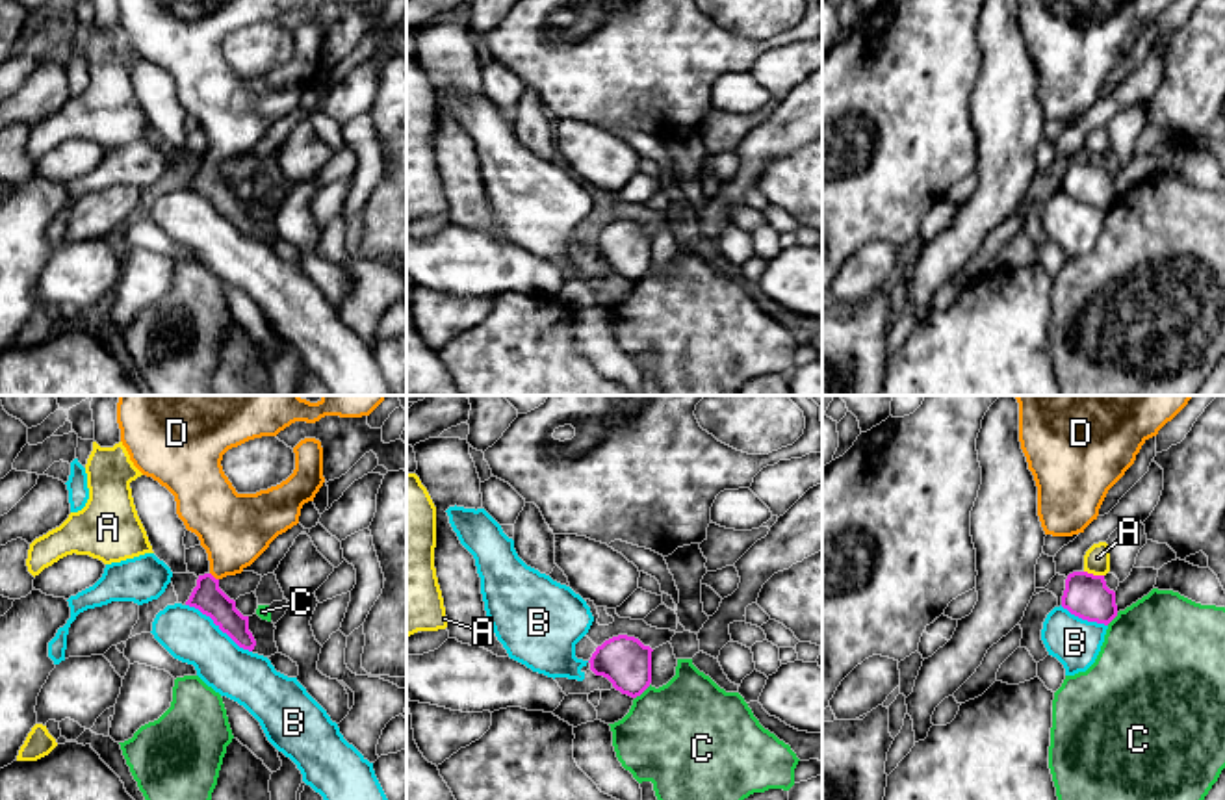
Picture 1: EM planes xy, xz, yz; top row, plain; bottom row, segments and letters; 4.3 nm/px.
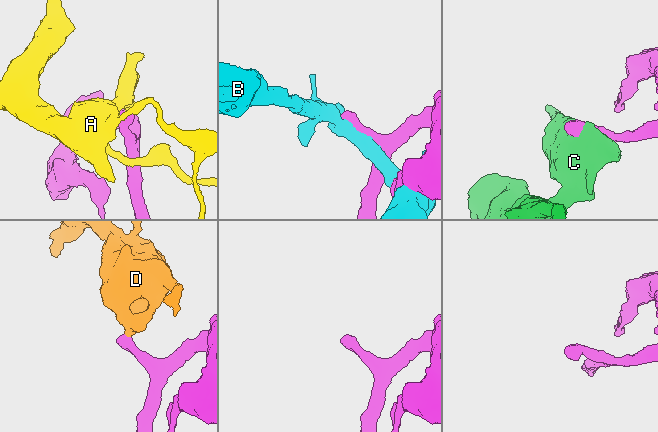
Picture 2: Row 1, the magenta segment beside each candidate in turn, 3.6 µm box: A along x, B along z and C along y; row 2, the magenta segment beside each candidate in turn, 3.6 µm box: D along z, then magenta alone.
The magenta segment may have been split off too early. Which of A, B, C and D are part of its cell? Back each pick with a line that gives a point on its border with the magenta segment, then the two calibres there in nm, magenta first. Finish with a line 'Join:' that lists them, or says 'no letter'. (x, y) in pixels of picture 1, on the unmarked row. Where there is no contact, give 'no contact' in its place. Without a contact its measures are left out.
D: contact xy (212, 160); calibres 140 and 320 nm
Join: D

